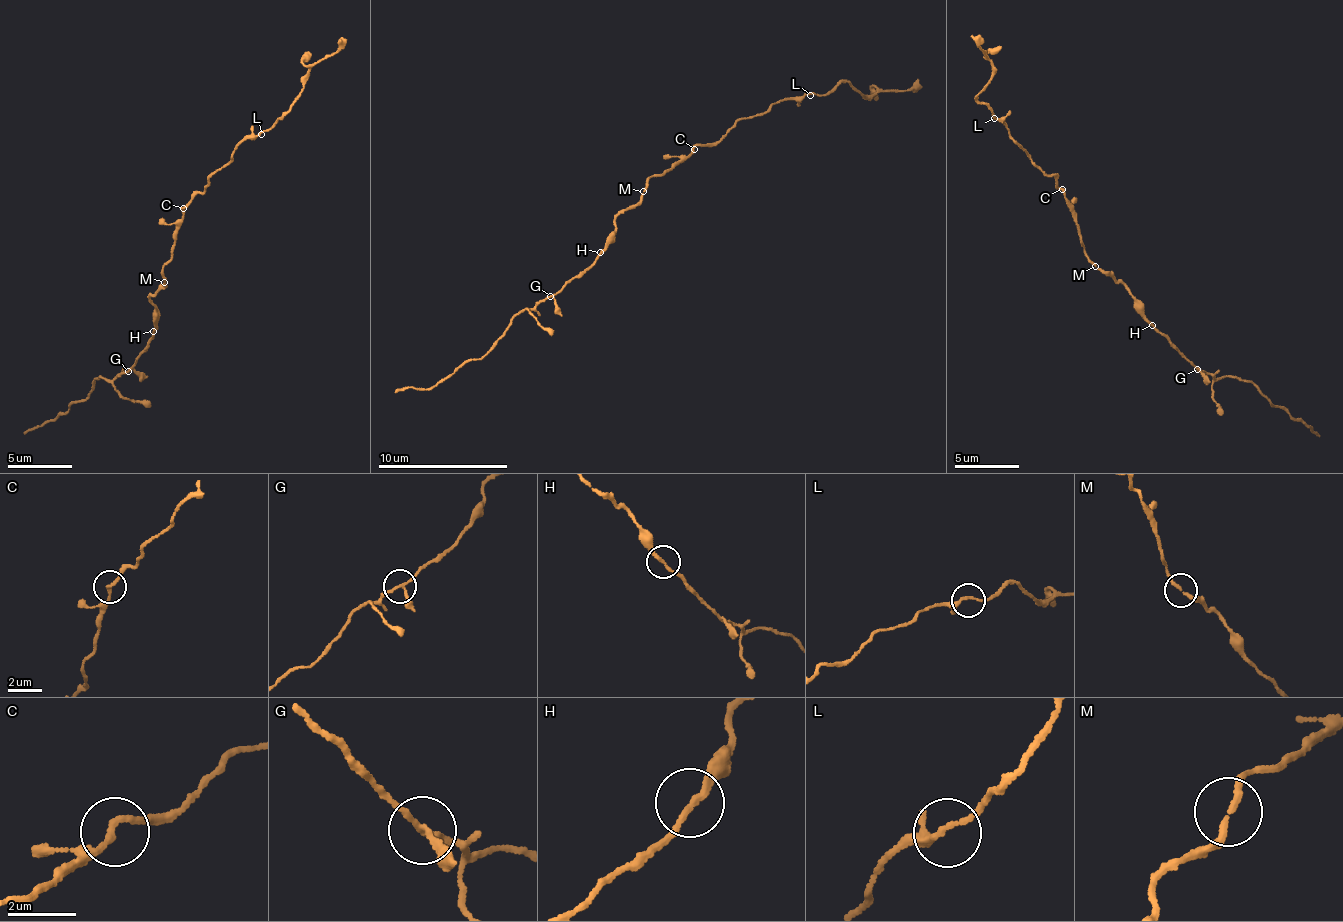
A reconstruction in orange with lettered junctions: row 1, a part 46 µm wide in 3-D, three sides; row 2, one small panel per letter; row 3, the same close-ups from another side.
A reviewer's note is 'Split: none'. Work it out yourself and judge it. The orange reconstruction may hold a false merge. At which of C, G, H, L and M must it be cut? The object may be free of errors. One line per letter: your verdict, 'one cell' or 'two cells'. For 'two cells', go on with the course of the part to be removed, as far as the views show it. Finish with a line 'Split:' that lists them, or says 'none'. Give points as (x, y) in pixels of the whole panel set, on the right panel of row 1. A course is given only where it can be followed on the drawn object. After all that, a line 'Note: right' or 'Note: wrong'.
C: one cell
G: one cell
H: one cell
L: one cell
M: one cell
Split: none
Note: right

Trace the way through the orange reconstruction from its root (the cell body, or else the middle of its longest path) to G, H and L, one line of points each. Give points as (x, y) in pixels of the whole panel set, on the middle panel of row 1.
G: (648, 182), (642, 197), (613, 220), (613, 232), (598, 257), (551, 296)
H: (648, 182), (642, 197), (613, 220), (613, 232), (608, 245), (600, 252)
L: (648, 182), (698, 146), (717, 144), (735, 122), (760, 116), (785, 100), (810, 95)

